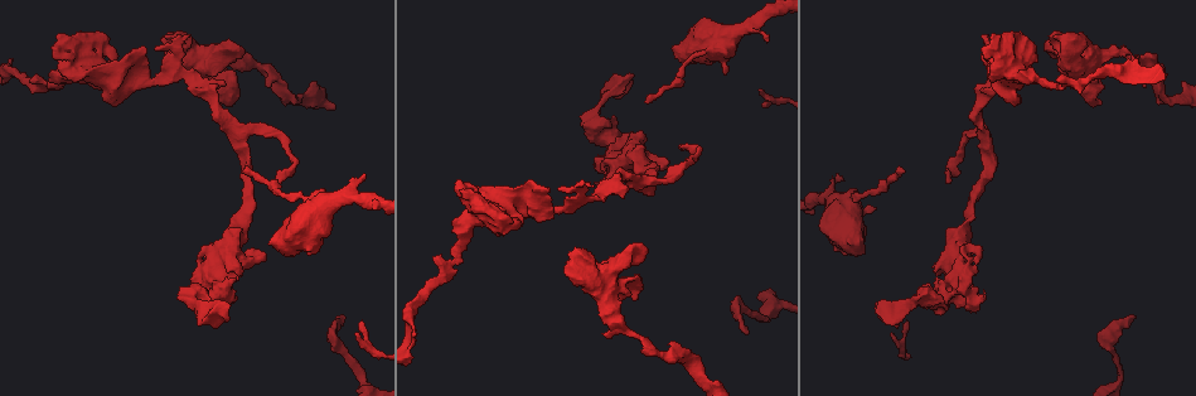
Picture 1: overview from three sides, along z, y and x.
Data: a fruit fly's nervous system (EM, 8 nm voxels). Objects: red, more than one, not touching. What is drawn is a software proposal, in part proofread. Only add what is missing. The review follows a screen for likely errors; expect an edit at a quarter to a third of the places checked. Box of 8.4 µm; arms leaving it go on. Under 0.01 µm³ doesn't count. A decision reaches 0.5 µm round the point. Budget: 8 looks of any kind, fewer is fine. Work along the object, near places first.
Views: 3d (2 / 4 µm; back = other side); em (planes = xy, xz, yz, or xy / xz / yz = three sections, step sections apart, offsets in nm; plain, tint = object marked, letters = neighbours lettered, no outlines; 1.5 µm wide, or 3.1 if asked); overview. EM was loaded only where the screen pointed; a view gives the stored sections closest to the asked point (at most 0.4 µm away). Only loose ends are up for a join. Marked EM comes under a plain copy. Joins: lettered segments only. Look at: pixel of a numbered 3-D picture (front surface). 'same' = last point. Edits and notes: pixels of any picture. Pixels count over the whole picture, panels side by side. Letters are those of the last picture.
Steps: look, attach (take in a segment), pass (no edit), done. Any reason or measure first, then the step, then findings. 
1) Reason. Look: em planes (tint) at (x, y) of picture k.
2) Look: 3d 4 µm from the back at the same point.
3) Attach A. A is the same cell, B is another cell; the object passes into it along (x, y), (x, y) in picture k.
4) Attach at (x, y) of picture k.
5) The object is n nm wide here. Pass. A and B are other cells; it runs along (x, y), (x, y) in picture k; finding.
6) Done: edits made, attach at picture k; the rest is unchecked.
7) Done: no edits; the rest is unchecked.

Look: 3d 2 µm from the back at (231, 105) of picture 1.

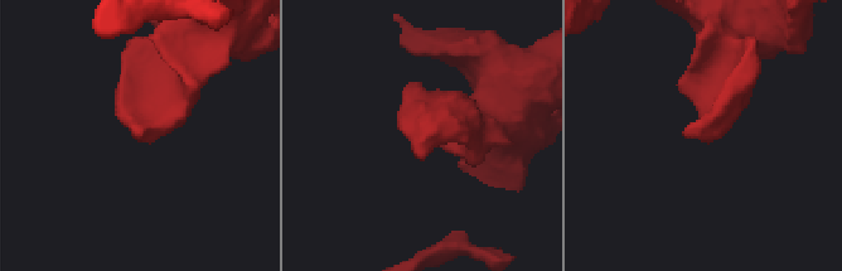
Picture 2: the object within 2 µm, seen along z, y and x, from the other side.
Need the tissue. Look: em planes (letters) at (686, 137) of picture 2.

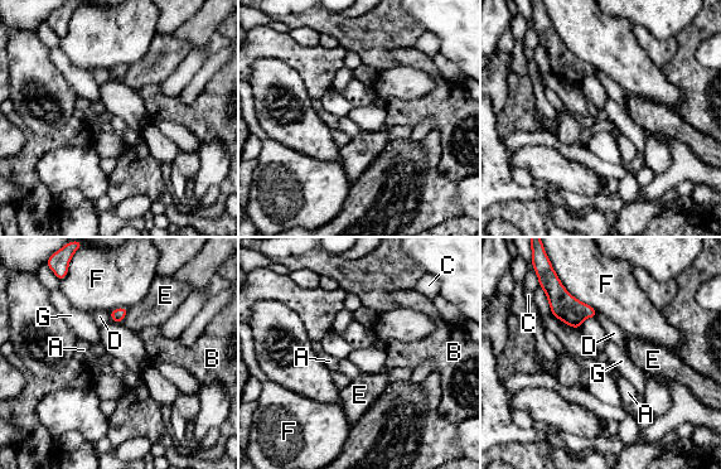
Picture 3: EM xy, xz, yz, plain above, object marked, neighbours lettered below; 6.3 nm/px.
The longest contact is with F, 480 nm. Pass. A, B, C, D, E, F and G are other cells; no lettered segment goes on from it.

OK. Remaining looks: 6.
Branch stops here. Look: em xy step 8 (letters) at (841, 180) of picture 1.

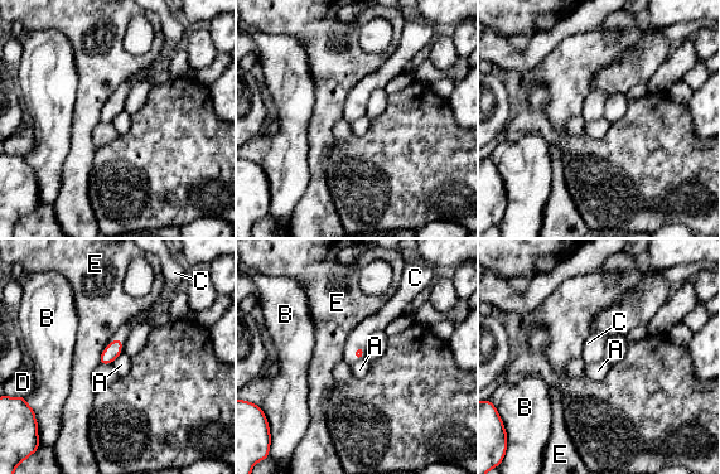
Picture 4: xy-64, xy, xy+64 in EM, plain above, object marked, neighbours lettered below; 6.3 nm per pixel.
Cut it another way. Look: em yz step 8 (letters) at the same point.

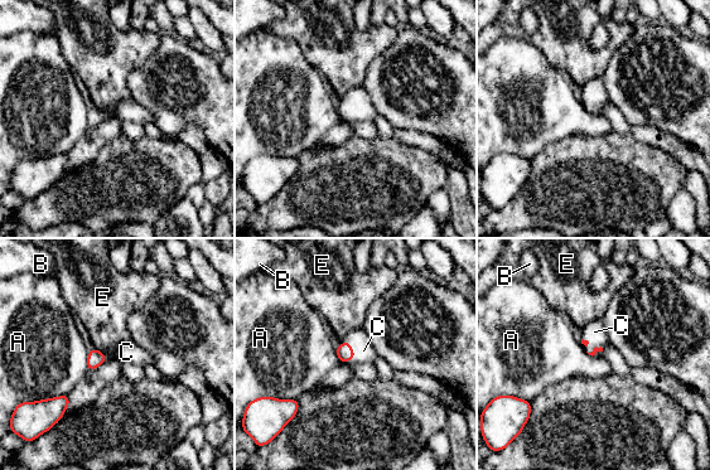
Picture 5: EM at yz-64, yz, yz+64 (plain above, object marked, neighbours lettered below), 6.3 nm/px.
Attach C. C is the same cell, A, B and E are other cells; the cell continues.

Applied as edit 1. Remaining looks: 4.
See it whole again. Look: overview.

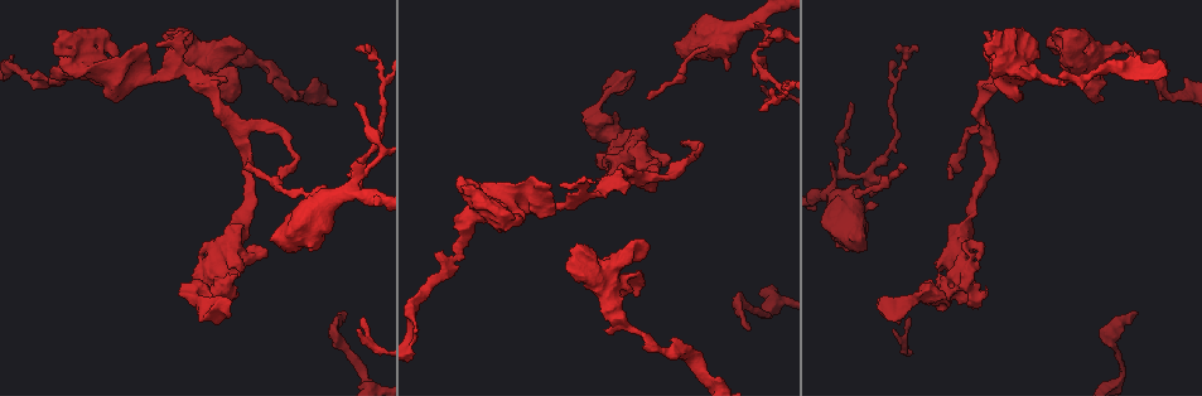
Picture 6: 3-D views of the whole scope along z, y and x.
Free end. Look: 3d 2 µm from the back at (459, 183) of picture 6.

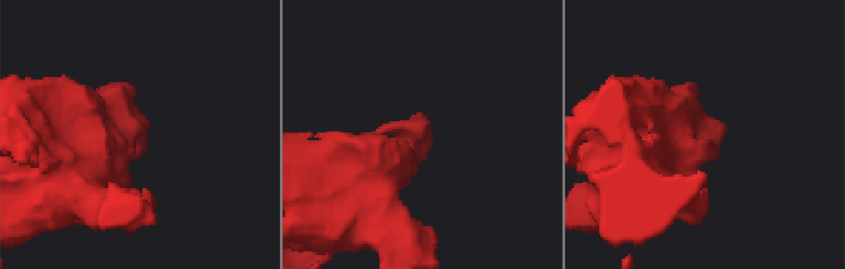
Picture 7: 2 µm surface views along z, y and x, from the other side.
Need the tissue. Look: em xy step 4 (tint) at (135, 93) of picture 7.

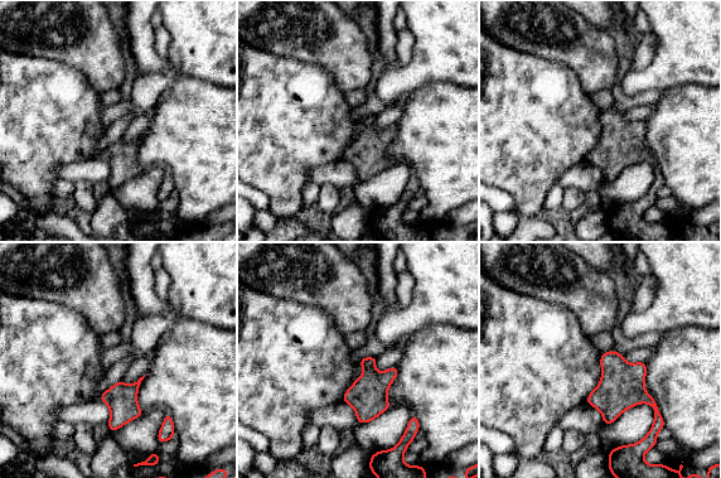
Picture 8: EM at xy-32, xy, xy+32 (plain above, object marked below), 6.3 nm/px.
Look: em planes (letters) at the same point.

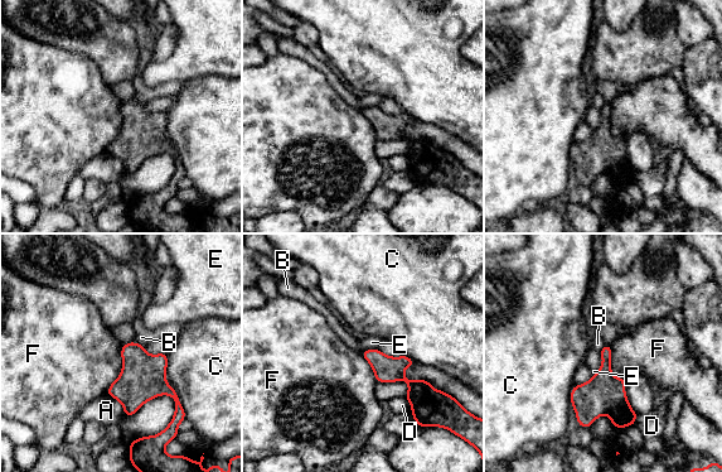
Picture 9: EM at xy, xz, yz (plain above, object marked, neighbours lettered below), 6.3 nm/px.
Pass. A, B, C, D, E and F are other cells; it runs along (366, 354), (427, 394) in picture 9; no lettered segment goes on from it.

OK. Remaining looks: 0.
Done: edits made, attach at picture 5; the rest is unchecked.

